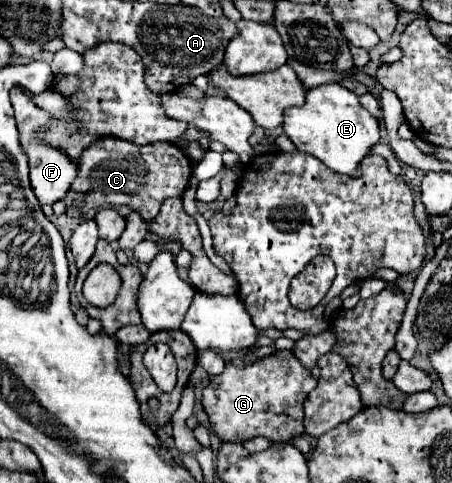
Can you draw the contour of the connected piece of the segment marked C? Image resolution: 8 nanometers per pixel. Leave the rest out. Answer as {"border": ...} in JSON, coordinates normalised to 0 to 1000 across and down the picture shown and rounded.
{"border":[[[219,284],[179,317],[175,362],[139,412],[148,424],[144,445],[153,453],[184,453],[197,433],[281,424],[321,458],[338,458],[365,412],[400,408],[418,379],[423,342],[409,313],[369,292],[294,300],[254,284]]]}

